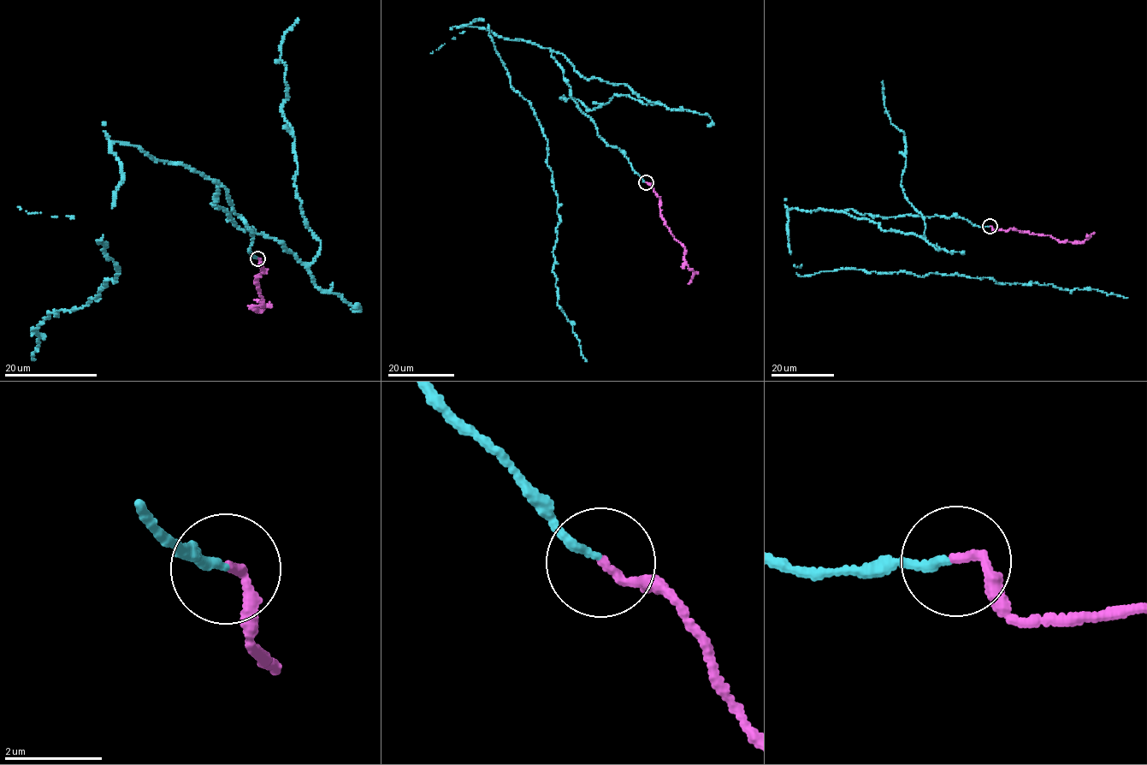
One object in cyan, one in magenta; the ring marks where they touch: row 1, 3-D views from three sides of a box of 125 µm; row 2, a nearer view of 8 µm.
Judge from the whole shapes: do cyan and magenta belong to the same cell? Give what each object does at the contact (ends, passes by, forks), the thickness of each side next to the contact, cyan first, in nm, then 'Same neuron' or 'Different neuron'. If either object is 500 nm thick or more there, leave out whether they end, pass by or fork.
At the ring cyan ends. At the ring magenta ends. Thickness 150 nm (cyan) against 150 nm. Same neuron

